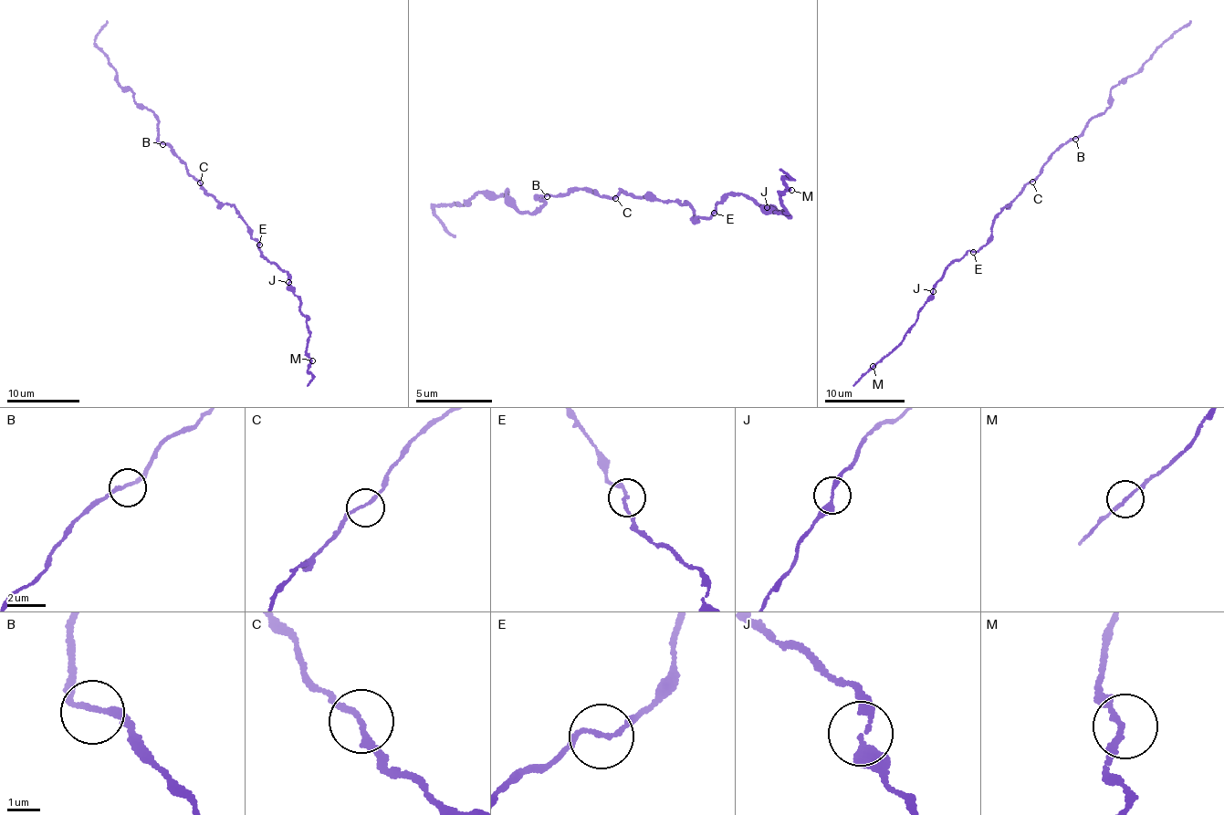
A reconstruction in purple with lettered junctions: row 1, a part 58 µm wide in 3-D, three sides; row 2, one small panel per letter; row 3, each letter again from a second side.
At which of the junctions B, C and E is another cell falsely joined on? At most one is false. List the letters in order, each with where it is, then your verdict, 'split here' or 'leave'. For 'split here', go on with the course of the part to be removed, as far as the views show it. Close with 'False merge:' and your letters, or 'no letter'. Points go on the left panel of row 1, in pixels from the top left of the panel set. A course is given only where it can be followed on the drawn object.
B: (162, 144) | leave
C: (200, 182) | leave
E: (259, 245) | leave
False merge: no letter

